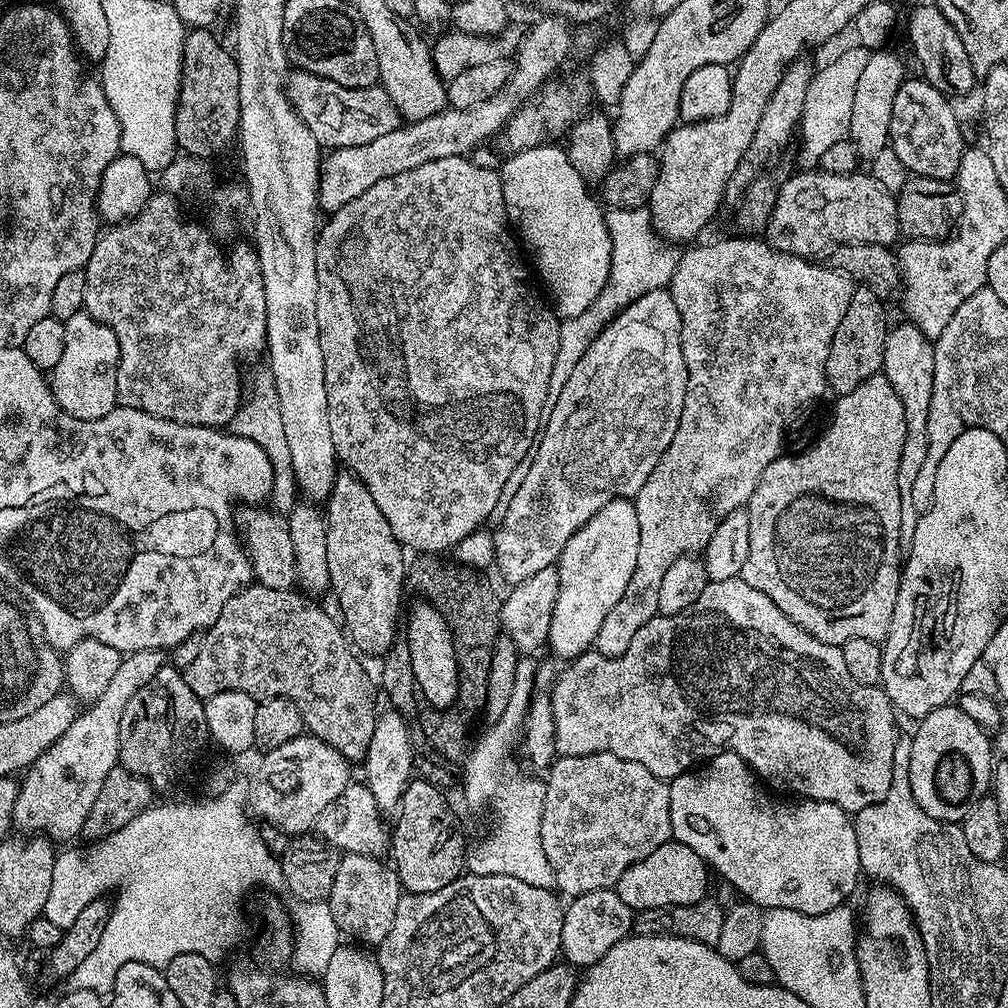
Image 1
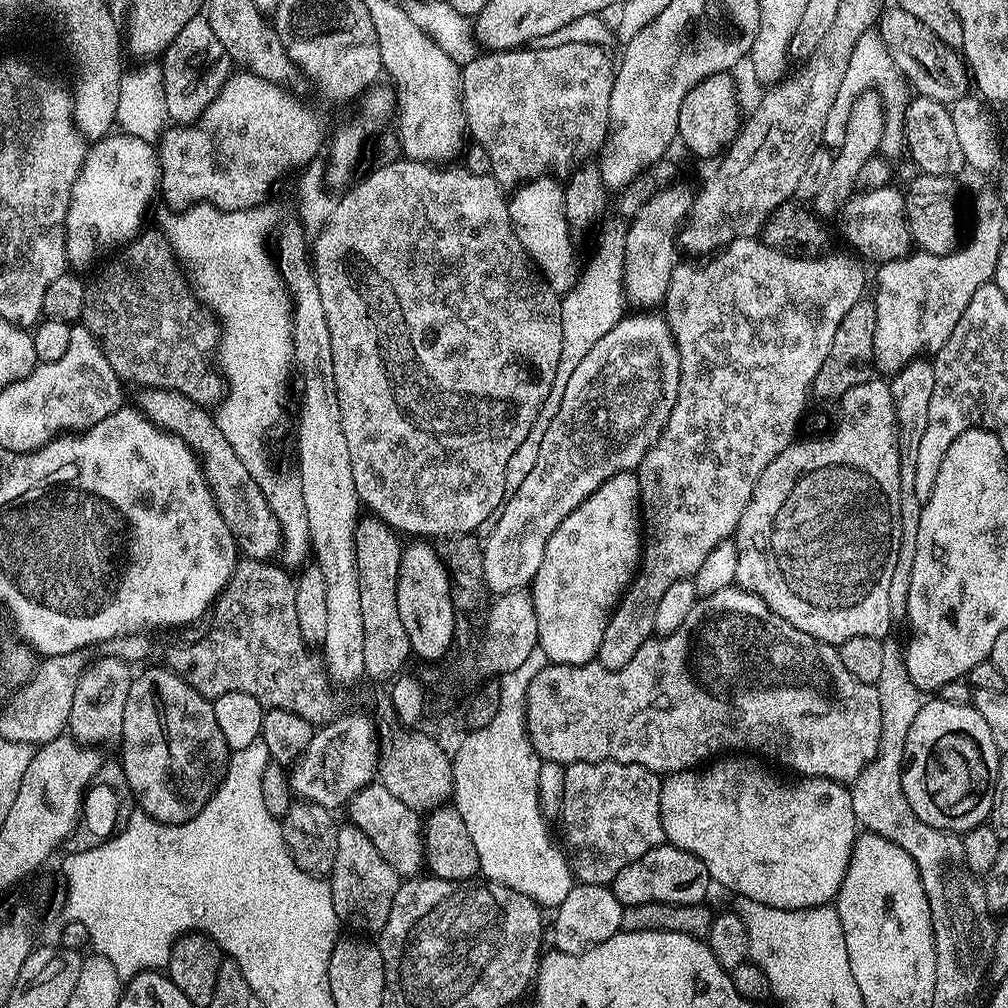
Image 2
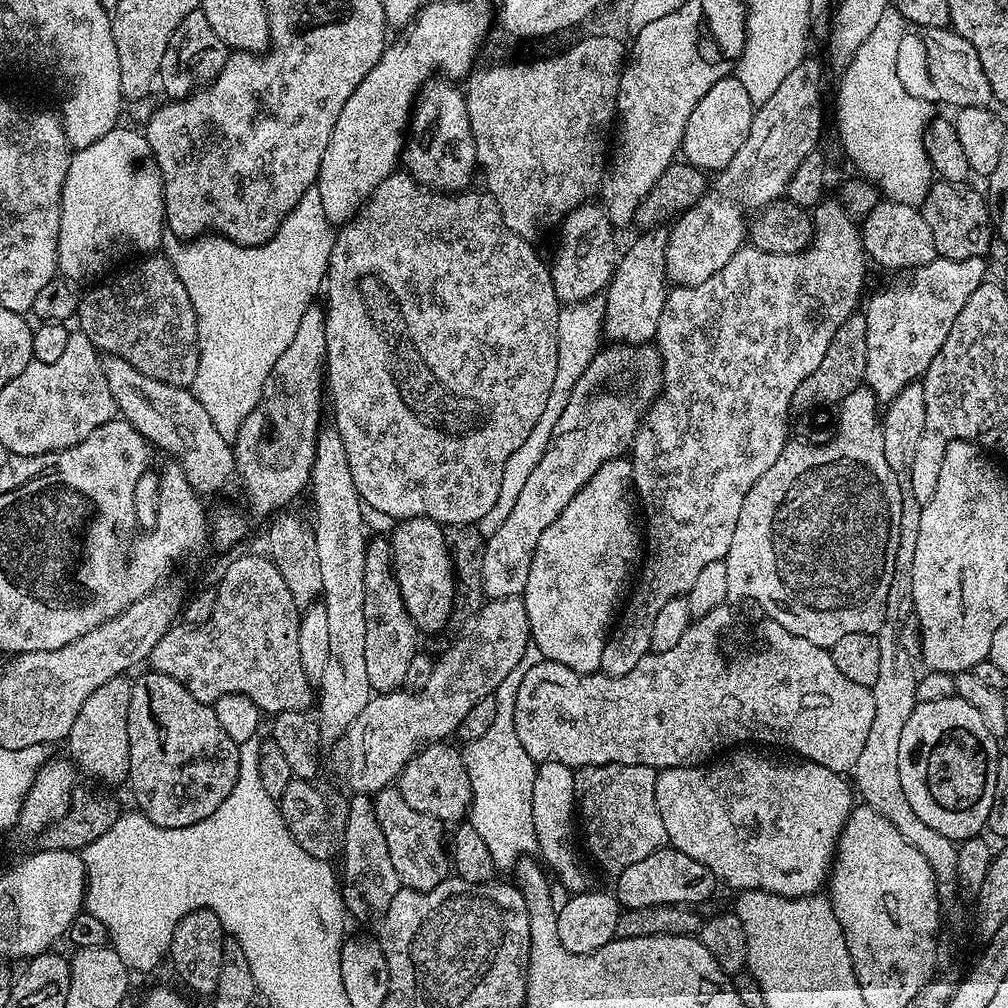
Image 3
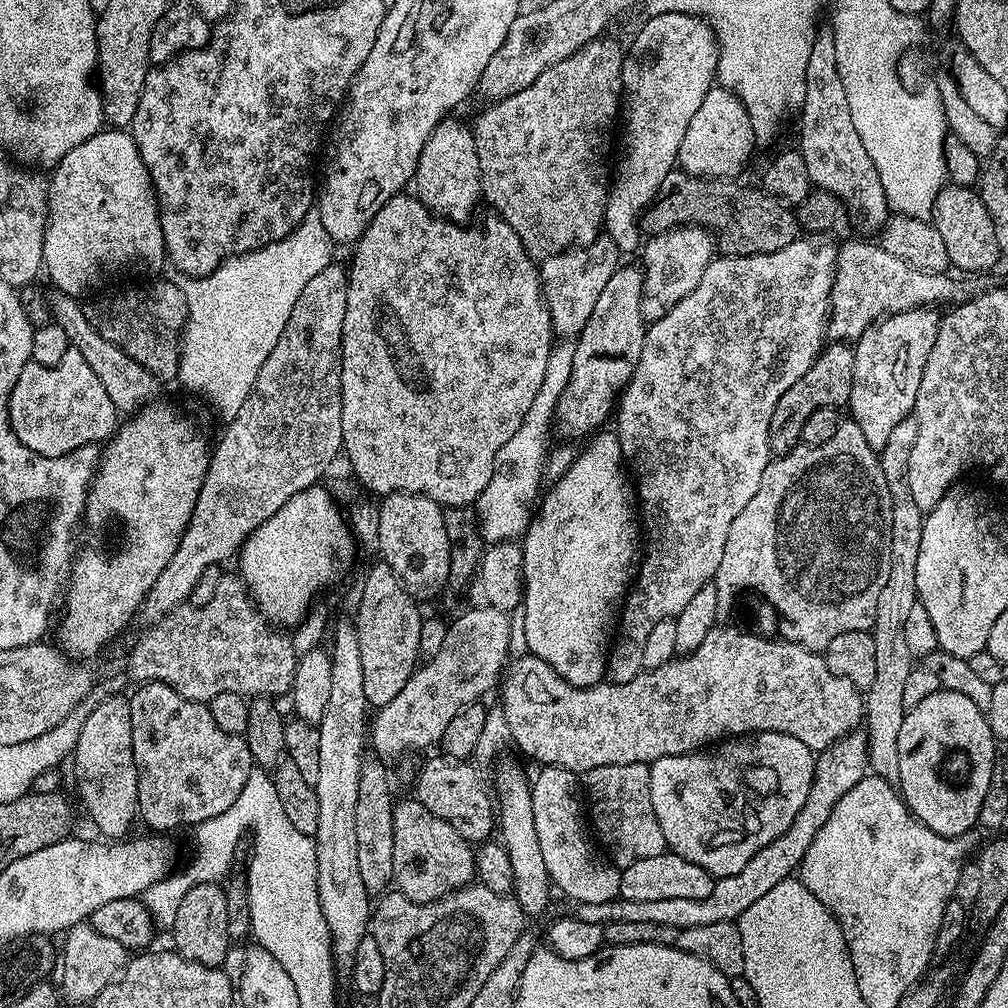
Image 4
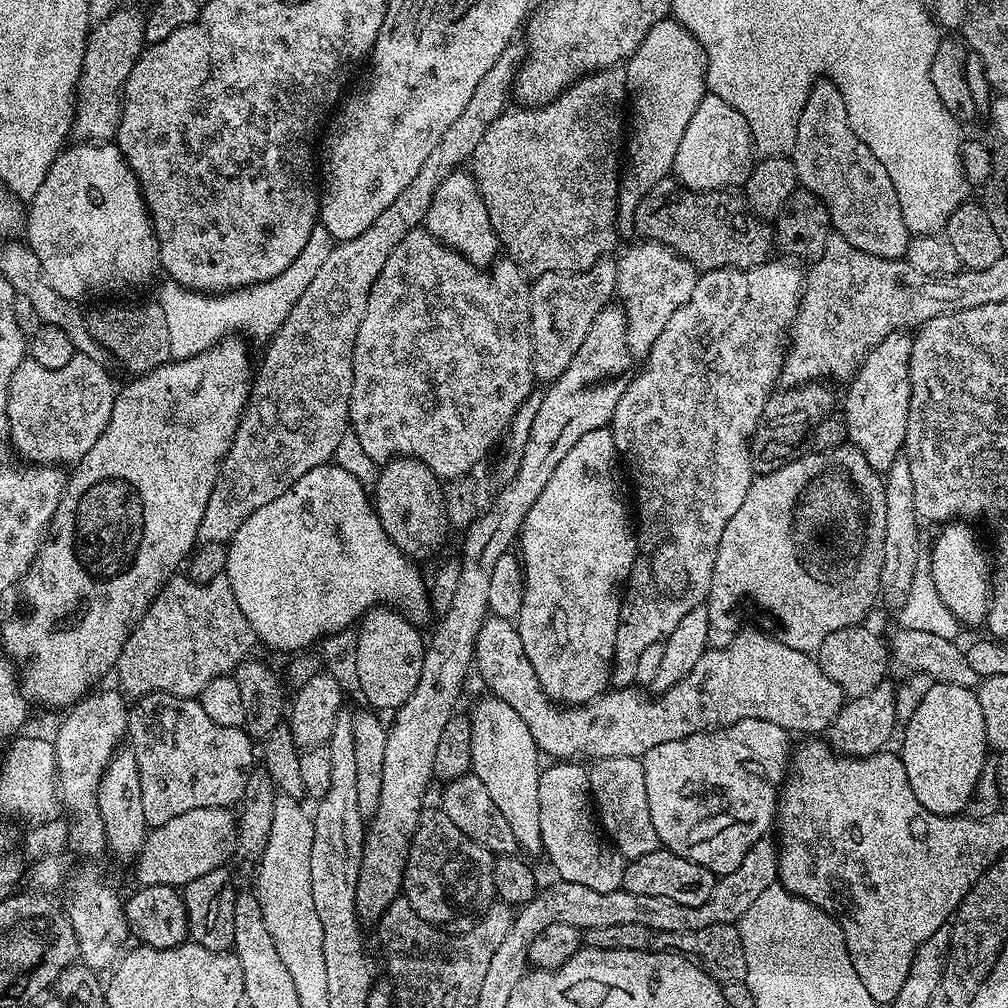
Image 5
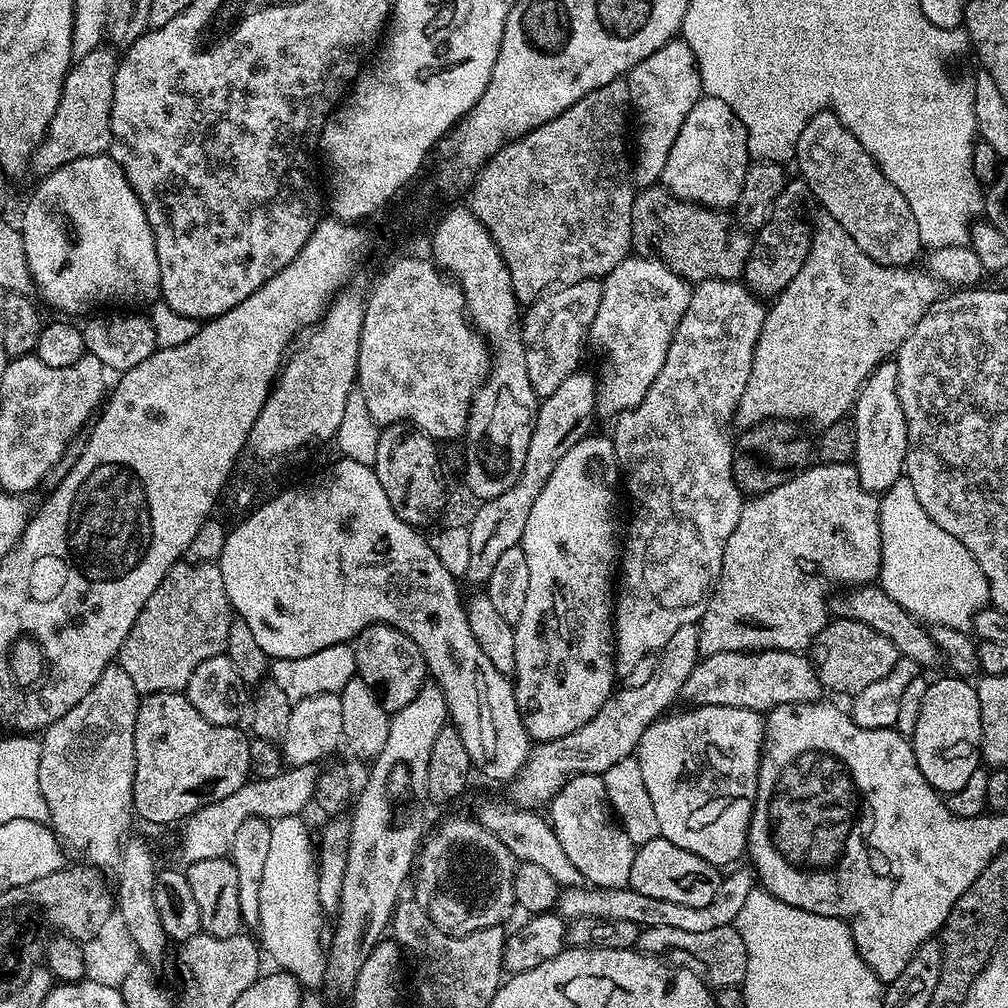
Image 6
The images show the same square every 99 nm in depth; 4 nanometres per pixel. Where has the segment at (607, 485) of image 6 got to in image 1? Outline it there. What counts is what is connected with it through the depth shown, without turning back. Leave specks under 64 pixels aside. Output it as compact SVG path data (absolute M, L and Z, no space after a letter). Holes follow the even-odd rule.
M617 498L606 502L562 550L558 561L558 602L554 602L547 647L567 658L589 651L596 643L606 614L626 594L634 566L638 566L638 510L631 499Z

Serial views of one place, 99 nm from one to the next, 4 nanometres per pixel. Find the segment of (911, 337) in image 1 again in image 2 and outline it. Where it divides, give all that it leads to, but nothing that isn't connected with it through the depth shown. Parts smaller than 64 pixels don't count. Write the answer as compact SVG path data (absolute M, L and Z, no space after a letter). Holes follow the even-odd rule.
M917 358L909 361L904 368L891 377L892 397L896 411L896 429L900 439L900 545L898 546L898 562L894 566L894 575L890 581L890 610L893 617L905 615L908 595L910 594L910 574L914 566L914 554L918 542L918 522L922 502L918 494L914 494L914 469L918 466L918 458L914 455L918 450L918 442L922 442L922 433L926 431L926 418L930 418L930 402L934 394L936 379L934 367L927 364L927 359Z

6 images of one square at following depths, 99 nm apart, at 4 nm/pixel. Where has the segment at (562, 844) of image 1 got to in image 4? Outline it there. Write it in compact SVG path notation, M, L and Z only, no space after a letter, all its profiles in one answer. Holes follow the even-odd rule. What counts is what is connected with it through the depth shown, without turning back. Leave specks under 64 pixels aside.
M611 764L610 766L598 766L594 770L583 773L582 792L586 797L586 812L590 817L591 831L598 841L599 847L606 853L608 860L616 867L623 870L634 862L642 862L642 858L654 858L666 851L668 843L662 834L662 826L658 826L658 818L654 814L654 802L650 802L649 765Z

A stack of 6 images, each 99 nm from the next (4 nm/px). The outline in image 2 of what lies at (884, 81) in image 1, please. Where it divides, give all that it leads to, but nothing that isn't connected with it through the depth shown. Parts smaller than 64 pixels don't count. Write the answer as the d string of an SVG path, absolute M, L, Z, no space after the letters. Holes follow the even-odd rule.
M869 90L858 94L854 106L850 106L850 118L846 118L846 138L842 138L842 146L834 155L834 166L814 201L817 211L834 212L843 207L845 201L857 191L862 166L866 166L866 162L870 162L870 158L881 151L880 143L884 140L884 100L877 92Z

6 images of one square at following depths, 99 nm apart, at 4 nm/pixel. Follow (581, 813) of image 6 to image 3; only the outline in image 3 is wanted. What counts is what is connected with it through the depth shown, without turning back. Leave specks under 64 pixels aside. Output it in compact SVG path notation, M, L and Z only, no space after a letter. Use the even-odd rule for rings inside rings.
M558 762L537 765L532 788L532 818L534 822L537 853L541 854L543 865L567 889L575 894L589 889L588 874L582 866L575 842L572 840L577 827L575 820L575 796L573 794L573 769Z

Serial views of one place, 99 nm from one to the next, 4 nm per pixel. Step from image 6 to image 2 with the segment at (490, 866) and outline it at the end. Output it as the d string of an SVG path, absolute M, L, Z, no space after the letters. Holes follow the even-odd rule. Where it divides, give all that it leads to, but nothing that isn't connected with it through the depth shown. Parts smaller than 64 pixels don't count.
M374 780L362 790L358 791L351 797L346 805L348 811L348 820L351 825L361 830L374 844L382 858L390 862L391 866L402 878L415 877L419 872L418 866L423 863L423 841L420 839L421 821L419 813L410 810L404 802L398 801L394 794L385 788L379 780Z

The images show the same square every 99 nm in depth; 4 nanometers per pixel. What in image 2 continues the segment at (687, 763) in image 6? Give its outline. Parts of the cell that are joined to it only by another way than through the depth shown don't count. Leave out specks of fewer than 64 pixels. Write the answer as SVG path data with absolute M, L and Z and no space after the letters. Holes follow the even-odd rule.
M732 754L729 756L732 756L729 760L717 759L715 762L712 762L717 762L717 764L709 763L699 770L673 772L663 777L660 785L660 809L662 810L662 826L664 827L665 841L672 844L675 848L681 848L697 856L706 866L709 877L715 883L717 880L722 887L729 888L732 892L737 892L737 897L753 900L771 908L781 908L782 910L819 908L831 905L835 901L838 890L846 878L846 870L852 857L852 848L856 845L858 835L858 825L856 823L856 815L854 814L854 802L852 801L851 791L841 781L827 780L821 776L796 778L793 779L793 784L787 784L786 781L779 780L774 773L767 772L759 764L761 761L753 758L751 755Z

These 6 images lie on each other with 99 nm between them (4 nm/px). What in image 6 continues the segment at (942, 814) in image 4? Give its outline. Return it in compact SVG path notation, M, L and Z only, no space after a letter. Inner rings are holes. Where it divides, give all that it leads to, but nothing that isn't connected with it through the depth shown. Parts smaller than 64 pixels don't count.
M947 675L929 683L926 694L920 699L918 723L910 737L912 753L918 762L918 770L922 770L922 778L926 778L932 789L941 794L958 790L982 764L982 714L978 694L967 679Z

